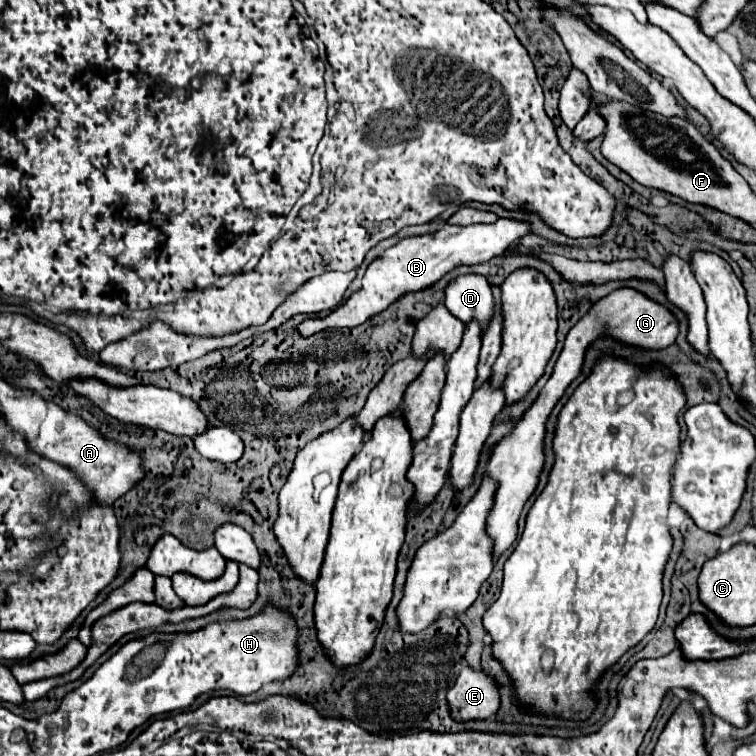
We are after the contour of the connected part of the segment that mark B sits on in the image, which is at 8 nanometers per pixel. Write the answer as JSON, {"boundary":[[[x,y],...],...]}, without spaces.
{"boundary":[[[499,219],[493,225],[457,227],[457,225],[447,223],[433,235],[407,237],[369,263],[369,267],[363,275],[363,287],[359,291],[351,293],[343,305],[335,307],[327,317],[301,321],[297,325],[297,331],[301,337],[311,337],[311,335],[315,335],[319,331],[327,331],[327,329],[343,329],[343,327],[363,325],[367,319],[371,319],[373,315],[377,315],[377,313],[385,311],[389,305],[393,305],[399,297],[413,293],[413,291],[423,291],[423,289],[435,285],[443,275],[447,275],[455,267],[487,263],[491,257],[501,255],[515,239],[519,239],[527,233],[529,233],[527,223],[519,223],[513,219]]]}

